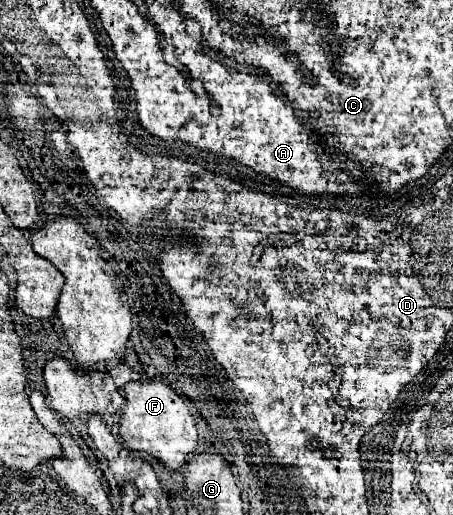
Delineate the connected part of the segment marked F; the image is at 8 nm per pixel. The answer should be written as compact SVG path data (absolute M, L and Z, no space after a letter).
M129 382L123 388L123 394L125 408L119 422L119 434L127 448L155 456L171 470L185 464L189 454L197 452L197 426L191 414L193 406L171 386L161 382Z

